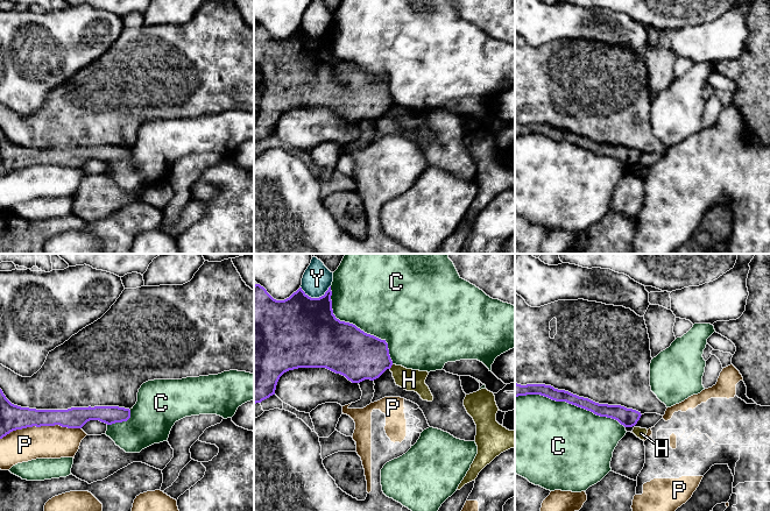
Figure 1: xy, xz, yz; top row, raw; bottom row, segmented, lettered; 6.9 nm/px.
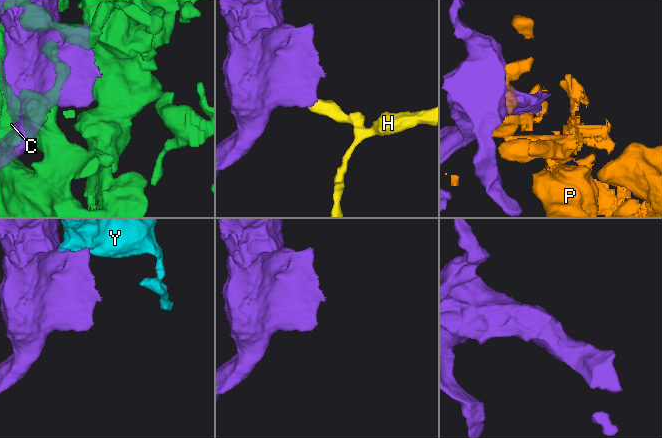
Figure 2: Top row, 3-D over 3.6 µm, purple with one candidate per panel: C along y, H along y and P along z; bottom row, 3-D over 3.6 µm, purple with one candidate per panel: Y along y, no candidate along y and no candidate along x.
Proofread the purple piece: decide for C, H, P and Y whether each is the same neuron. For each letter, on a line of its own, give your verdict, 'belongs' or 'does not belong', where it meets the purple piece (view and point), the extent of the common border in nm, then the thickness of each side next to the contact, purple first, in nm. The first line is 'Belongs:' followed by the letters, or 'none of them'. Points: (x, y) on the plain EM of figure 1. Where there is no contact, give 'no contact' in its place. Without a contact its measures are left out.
Belongs: none of them
C: does not belong; meets purple in yz at (570, 142); contact 800 nm long; 100 nm thick on the purple side, 500 nm on the other
H: does not belong; meets purple in xz at (390, 106); contact 40 nm long; 340 nm thick on the purple side, 150 nm on the other
P: does not belong; meets purple in xy at (40, 165); contact 550 nm long; 180 nm thick on the purple side, 220 nm on the other
Y: does not belong; meets purple in xz at (316, 37); contact 200 nm long; 480 nm thick on the purple side, 200 nm on the other

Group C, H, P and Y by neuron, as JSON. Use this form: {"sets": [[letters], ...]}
{"sets": [["C", "P"], ["H"], ["Y"]]}

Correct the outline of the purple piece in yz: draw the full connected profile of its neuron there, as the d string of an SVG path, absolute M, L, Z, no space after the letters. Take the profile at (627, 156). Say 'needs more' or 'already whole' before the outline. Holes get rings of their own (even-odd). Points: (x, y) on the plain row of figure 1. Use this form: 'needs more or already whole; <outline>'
already whole; M515 122L515 136L527 134L541 134L556 141L566 141L578 147L585 148L600 156L607 156L617 159L624 166L633 166L641 157L641 151L627 148L621 144L599 143L588 137L579 136L565 129L554 128L545 123L527 123Z

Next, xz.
already whole; M254 24L254 143L275 134L280 116L289 109L326 107L360 122L374 120L391 107L386 79L337 58L331 35L331 26L319 37L309 36L299 27L289 37L276 40L263 26Z

